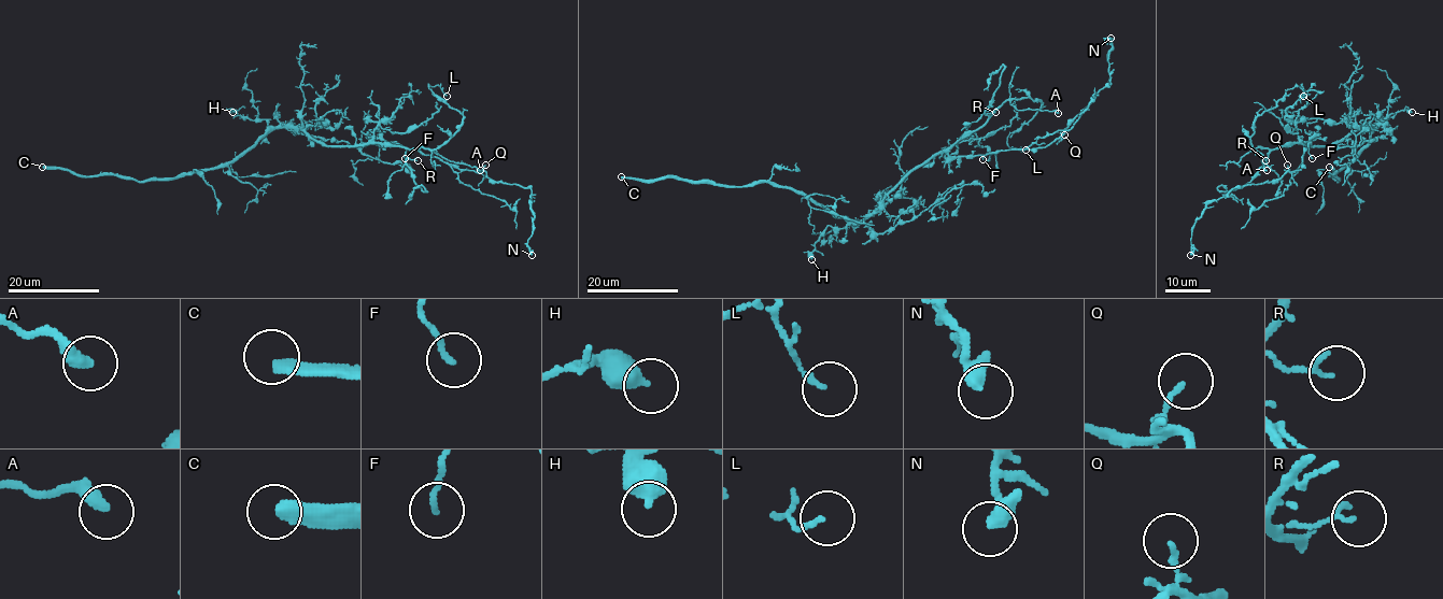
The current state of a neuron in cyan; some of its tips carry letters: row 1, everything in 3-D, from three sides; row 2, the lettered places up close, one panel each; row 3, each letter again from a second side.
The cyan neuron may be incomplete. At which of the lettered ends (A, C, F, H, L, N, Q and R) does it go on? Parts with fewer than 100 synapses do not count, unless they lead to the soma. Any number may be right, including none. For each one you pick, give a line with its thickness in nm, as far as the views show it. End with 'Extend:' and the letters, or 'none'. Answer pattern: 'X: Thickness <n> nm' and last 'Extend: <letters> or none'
C: Thickness 360 nm
Extend: C

